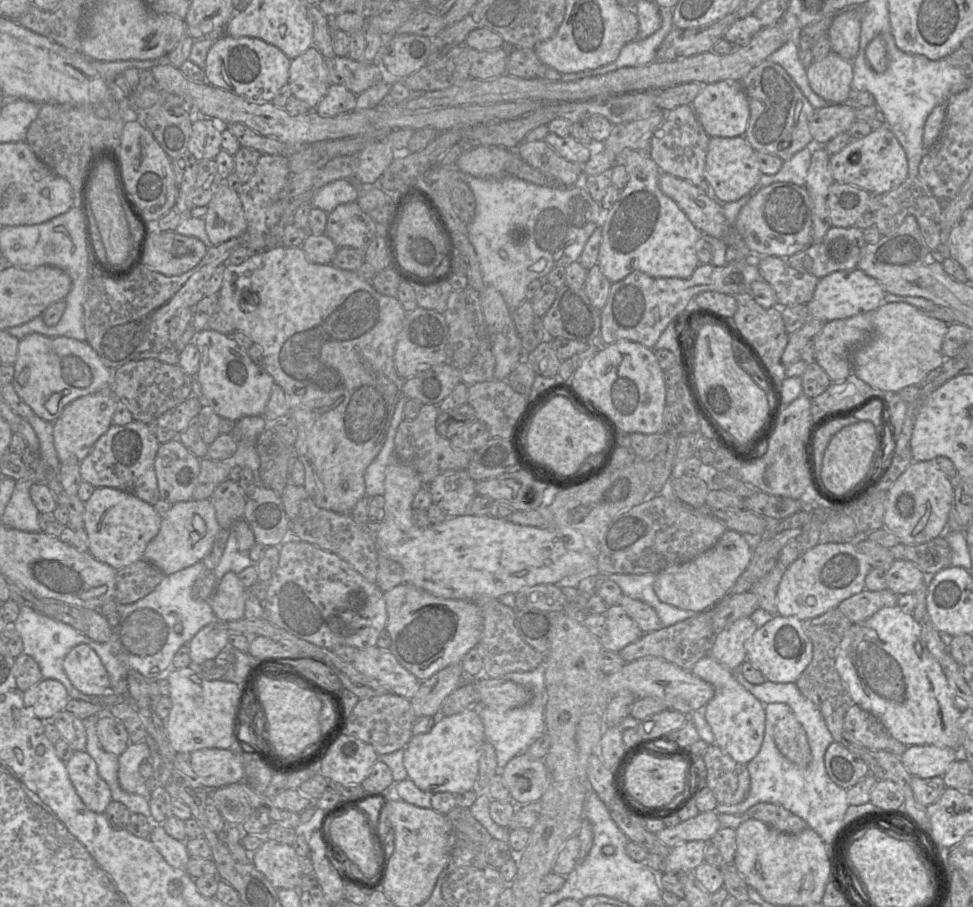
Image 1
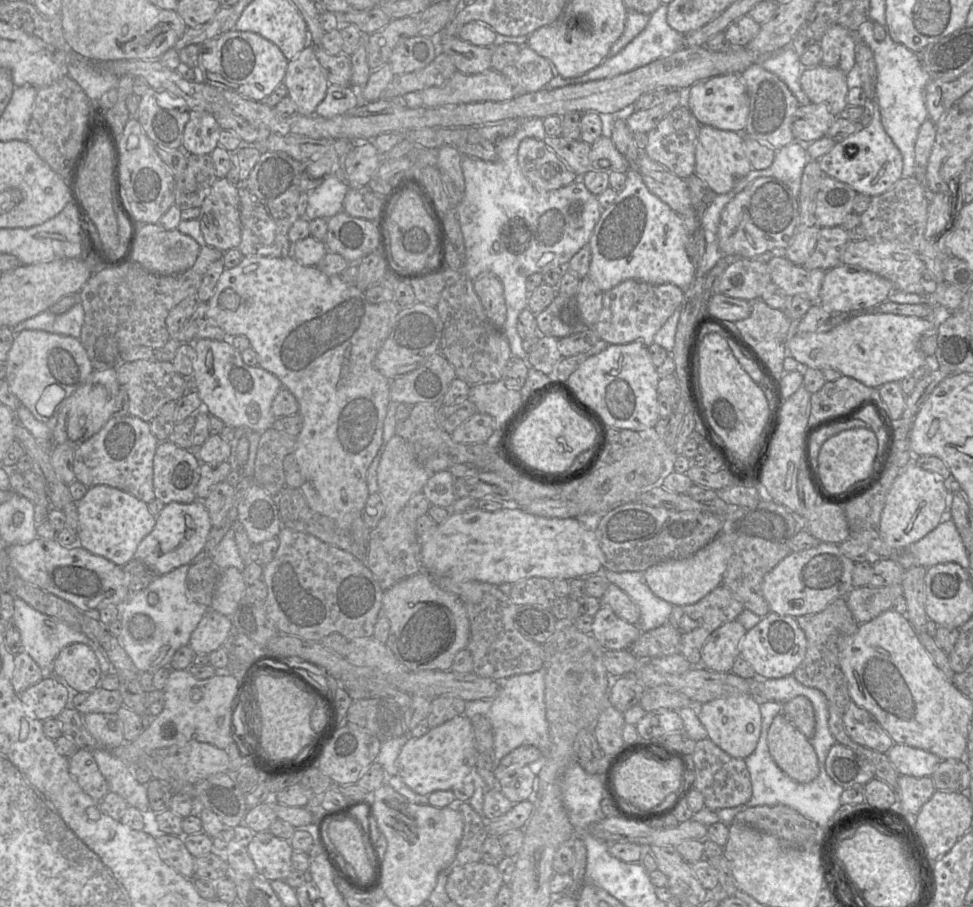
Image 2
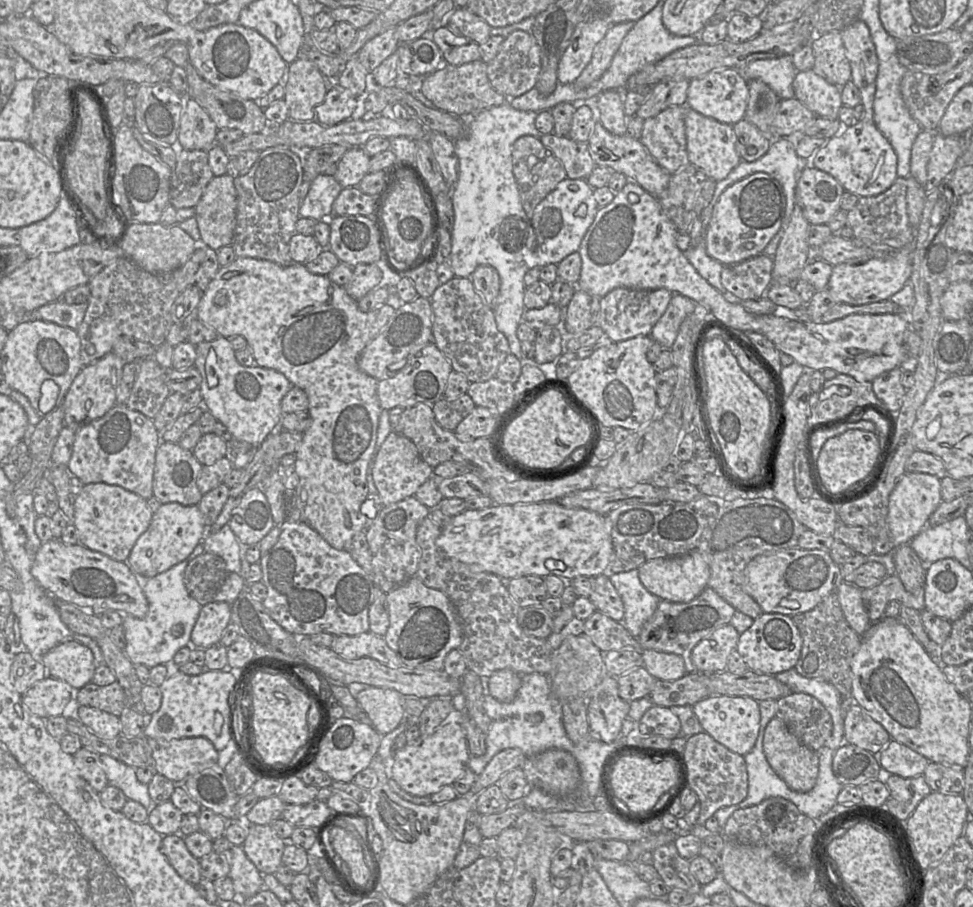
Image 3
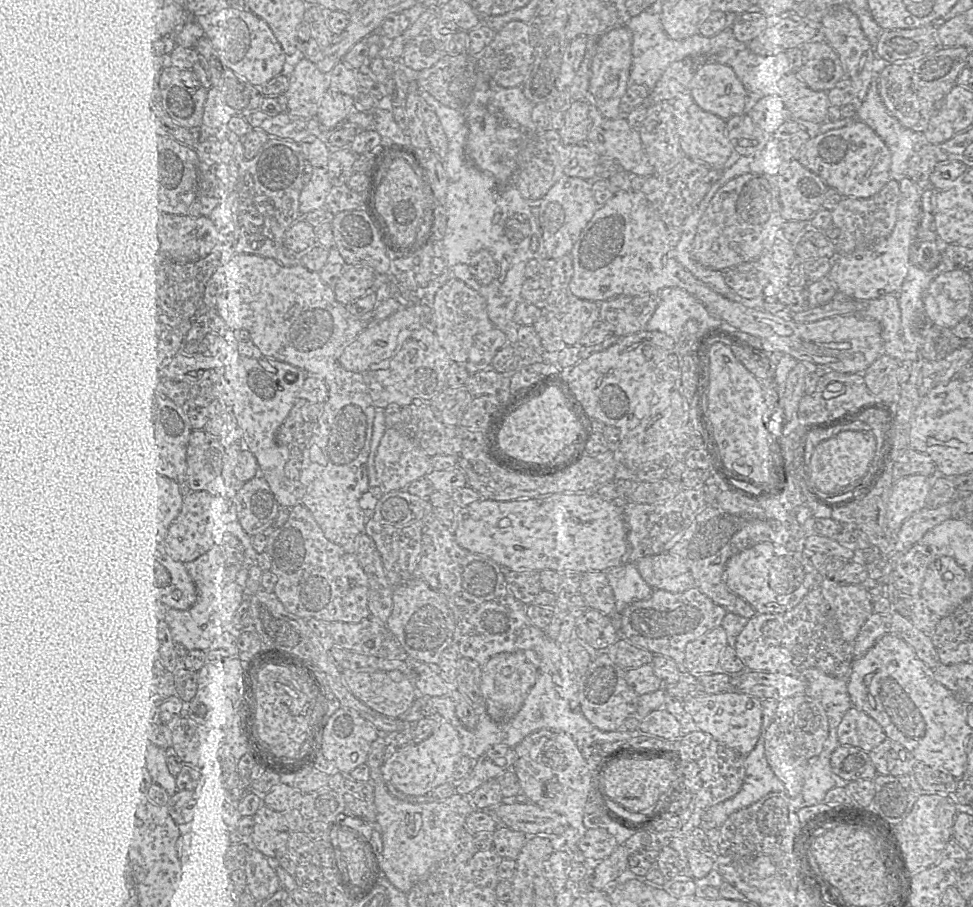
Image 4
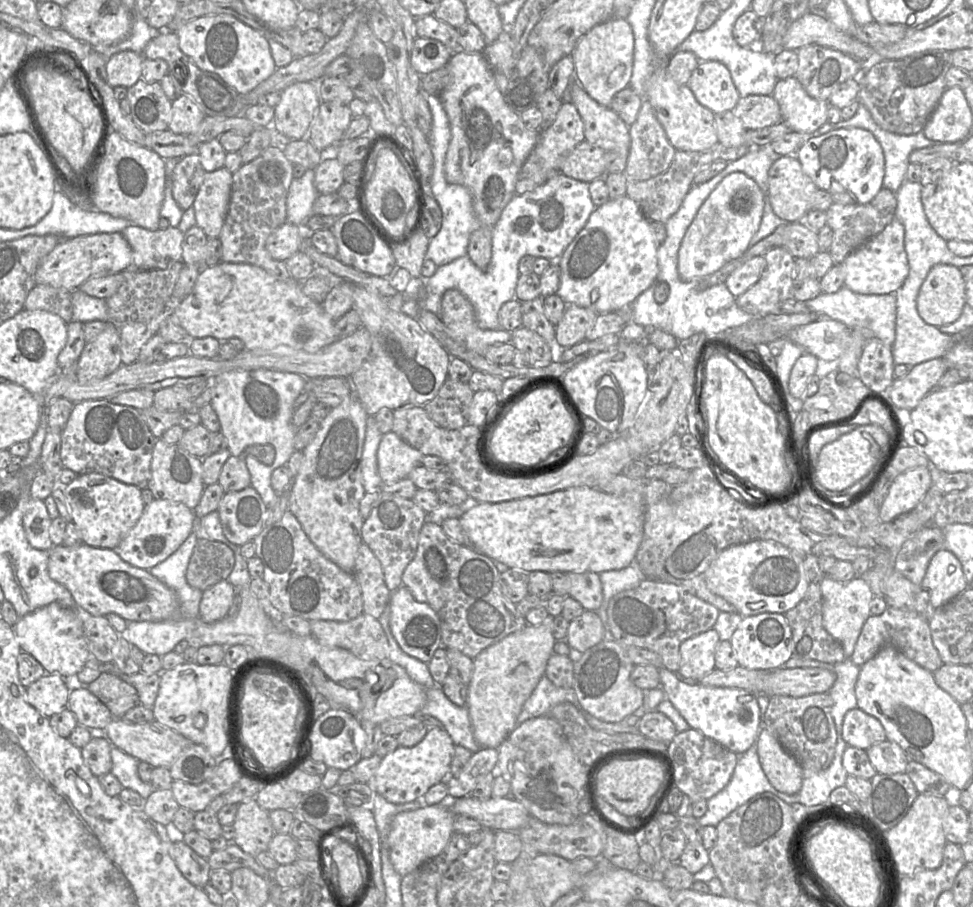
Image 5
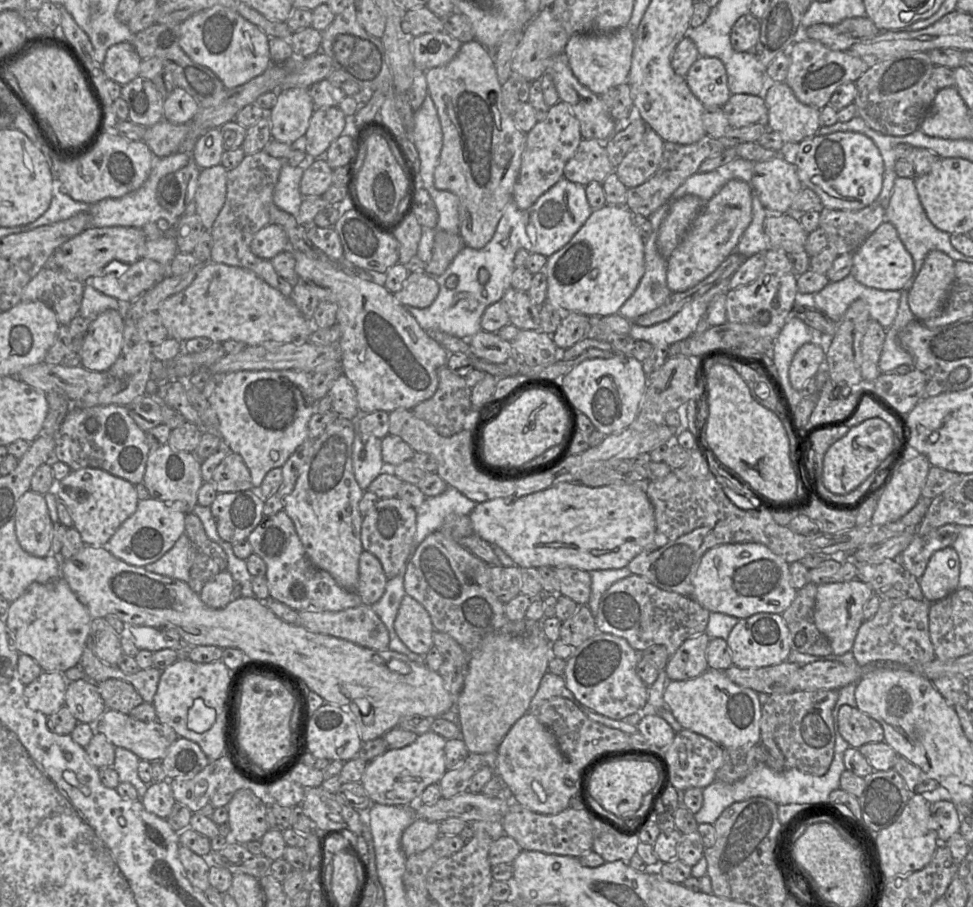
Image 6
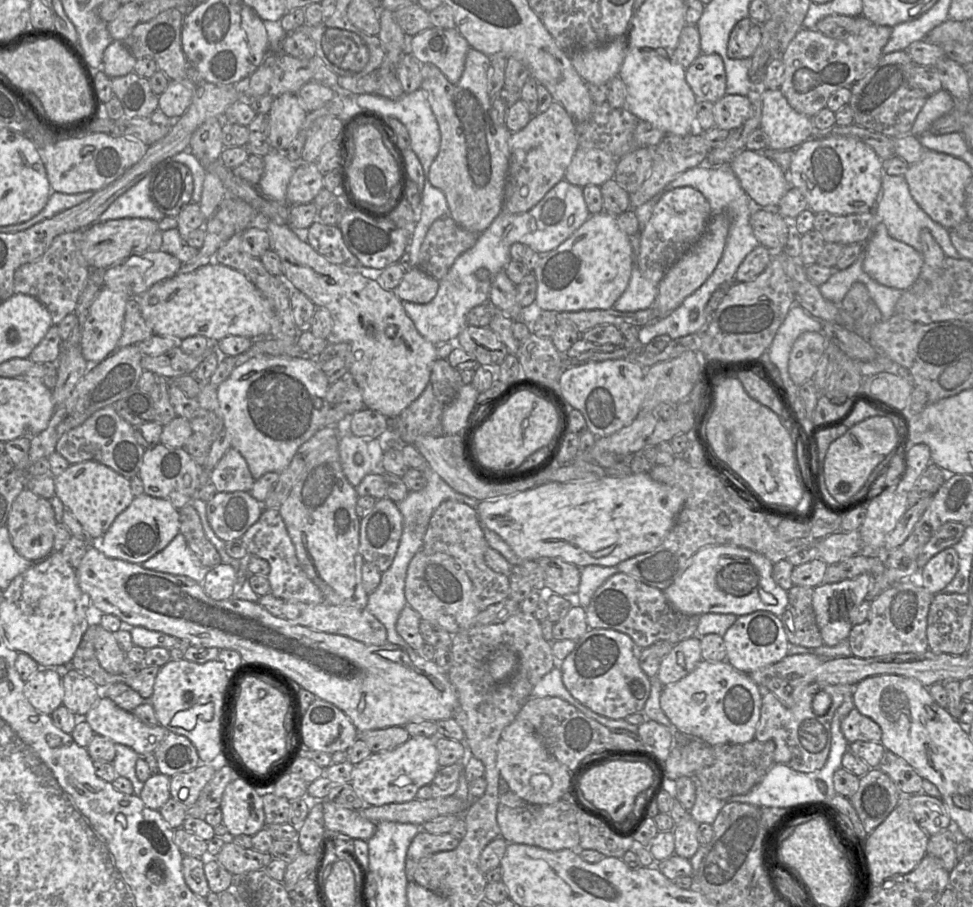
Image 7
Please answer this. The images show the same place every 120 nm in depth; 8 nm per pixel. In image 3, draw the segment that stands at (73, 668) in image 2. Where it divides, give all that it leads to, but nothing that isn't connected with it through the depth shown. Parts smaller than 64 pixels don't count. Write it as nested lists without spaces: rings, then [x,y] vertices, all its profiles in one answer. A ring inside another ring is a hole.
[[[78,641],[59,643],[37,658],[44,664],[47,676],[61,680],[74,689],[91,683],[96,668],[92,651]]]

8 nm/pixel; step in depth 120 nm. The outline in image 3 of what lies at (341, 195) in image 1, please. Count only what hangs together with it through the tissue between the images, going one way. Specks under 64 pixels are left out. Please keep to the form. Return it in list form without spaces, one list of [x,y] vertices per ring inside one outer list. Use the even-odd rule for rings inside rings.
[[[319,174],[310,183],[306,197],[301,201],[299,216],[322,221],[332,213],[332,205],[342,186],[333,176]]]

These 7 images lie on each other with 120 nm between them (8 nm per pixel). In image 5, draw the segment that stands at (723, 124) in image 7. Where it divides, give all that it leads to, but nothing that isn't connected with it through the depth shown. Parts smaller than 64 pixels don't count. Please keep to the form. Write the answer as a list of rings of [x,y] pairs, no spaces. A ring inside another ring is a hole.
[[[772,95],[740,97],[732,112],[747,130],[762,129],[782,121],[780,106]]]

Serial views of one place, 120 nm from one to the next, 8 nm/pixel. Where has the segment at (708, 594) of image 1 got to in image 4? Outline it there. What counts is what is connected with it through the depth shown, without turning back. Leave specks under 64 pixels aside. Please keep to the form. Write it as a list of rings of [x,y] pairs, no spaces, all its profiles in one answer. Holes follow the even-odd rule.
[[[669,553],[649,555],[635,565],[641,578],[653,590],[682,593],[695,587],[689,567],[679,556]]]

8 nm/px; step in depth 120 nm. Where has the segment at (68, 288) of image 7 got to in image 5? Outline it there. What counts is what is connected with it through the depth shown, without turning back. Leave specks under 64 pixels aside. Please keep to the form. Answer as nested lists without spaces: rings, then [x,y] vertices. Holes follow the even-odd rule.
[[[36,284],[24,302],[26,310],[45,310],[58,315],[67,324],[71,322],[73,308],[71,292],[47,284]]]

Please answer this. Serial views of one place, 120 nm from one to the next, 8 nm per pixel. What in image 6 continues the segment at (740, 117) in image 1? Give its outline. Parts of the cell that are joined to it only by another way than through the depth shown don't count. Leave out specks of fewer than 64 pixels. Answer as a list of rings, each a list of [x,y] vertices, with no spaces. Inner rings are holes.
[[[699,56],[689,68],[685,80],[704,106],[722,107],[731,96],[725,66],[716,57]]]

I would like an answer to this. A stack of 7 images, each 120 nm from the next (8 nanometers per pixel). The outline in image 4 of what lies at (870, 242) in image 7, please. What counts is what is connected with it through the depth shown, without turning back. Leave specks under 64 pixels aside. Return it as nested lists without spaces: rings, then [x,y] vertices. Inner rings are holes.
[[[909,176],[902,178],[899,185],[897,219],[891,234],[872,246],[838,255],[832,260],[828,277],[836,284],[838,292],[855,300],[872,300],[888,294],[898,294],[909,271],[911,245],[921,221],[921,198],[924,191]]]

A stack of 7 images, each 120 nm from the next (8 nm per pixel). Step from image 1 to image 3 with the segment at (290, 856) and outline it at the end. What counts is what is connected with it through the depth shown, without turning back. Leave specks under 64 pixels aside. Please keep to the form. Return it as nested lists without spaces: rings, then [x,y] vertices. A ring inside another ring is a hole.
[[[250,824],[248,835],[241,846],[250,861],[264,875],[274,874],[282,864],[287,842],[276,834],[270,824]]]

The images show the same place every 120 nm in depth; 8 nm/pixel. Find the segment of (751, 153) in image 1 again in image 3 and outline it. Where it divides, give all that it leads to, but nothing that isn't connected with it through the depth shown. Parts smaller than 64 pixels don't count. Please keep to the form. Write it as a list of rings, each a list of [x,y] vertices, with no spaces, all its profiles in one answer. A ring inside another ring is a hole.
[[[689,107],[685,109],[684,124],[689,162],[701,168],[708,178],[718,182],[726,178],[741,162],[735,147],[735,134],[732,125],[703,116]]]

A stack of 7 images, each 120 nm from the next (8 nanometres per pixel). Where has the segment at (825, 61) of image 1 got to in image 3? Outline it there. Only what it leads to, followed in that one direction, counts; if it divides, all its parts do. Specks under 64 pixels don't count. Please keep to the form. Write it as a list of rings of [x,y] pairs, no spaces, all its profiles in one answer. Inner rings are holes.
[[[812,69],[797,71],[794,96],[817,117],[837,119],[841,108],[841,87],[828,83]]]

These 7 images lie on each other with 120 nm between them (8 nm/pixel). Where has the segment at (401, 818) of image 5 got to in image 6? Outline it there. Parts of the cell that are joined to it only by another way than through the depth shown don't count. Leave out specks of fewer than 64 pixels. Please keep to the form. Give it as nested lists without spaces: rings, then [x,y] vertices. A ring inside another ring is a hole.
[[[417,817],[404,830],[401,847],[407,857],[428,849],[439,836],[439,823]]]

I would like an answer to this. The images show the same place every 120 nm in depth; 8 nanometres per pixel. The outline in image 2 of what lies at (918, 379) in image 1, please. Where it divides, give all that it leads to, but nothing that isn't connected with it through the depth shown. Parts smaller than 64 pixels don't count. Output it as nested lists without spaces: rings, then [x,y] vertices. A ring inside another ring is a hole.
[[[934,306],[931,318],[918,318],[892,313],[868,312],[849,317],[825,332],[797,333],[793,331],[787,341],[787,352],[802,368],[819,370],[832,368],[856,379],[862,384],[878,389],[881,385],[901,381],[925,363],[931,363],[919,349],[924,333],[937,331],[937,325],[949,314],[940,306]]]

